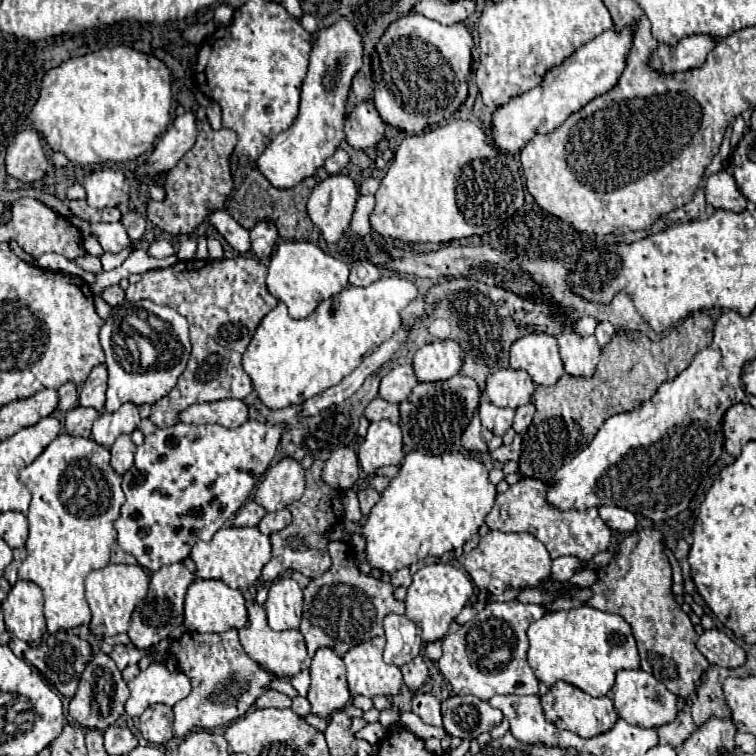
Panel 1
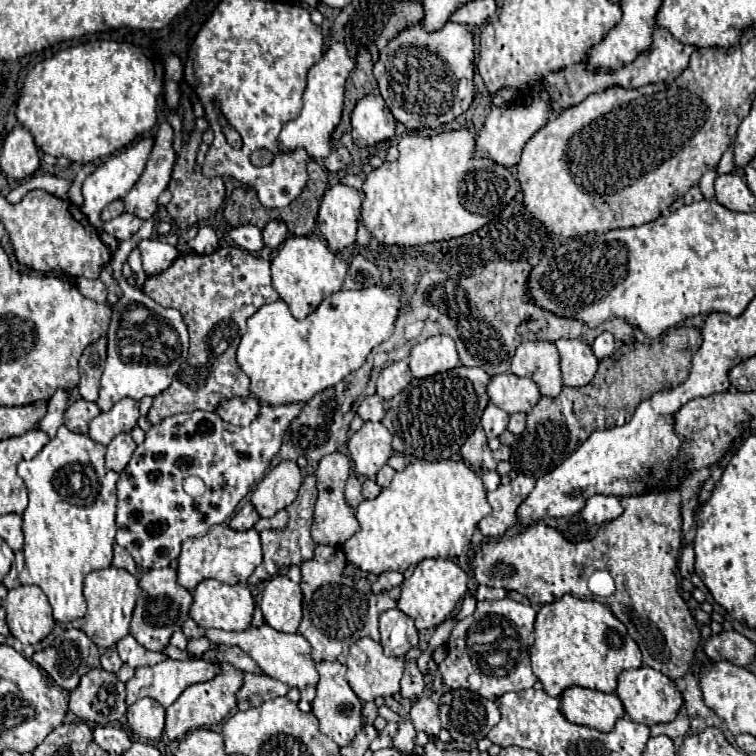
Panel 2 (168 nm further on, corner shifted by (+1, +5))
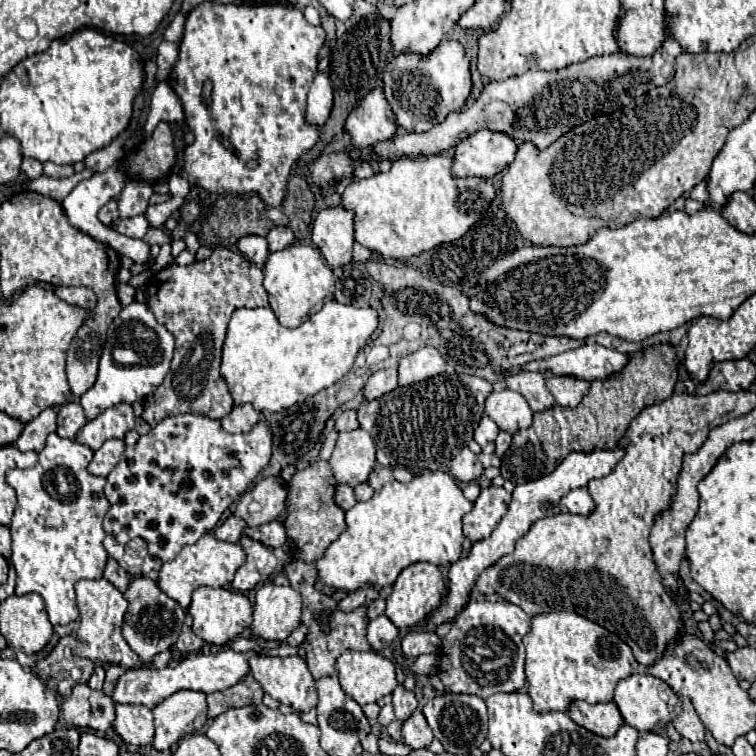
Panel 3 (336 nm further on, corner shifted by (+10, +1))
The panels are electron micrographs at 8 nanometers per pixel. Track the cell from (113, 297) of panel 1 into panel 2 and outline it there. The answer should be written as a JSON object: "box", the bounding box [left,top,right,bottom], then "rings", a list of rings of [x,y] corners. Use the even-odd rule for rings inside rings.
{"box":[77,277,107,303],"rings":[[[79,277],[77,279],[77,287],[79,287],[79,291],[85,297],[89,297],[89,299],[93,299],[97,303],[105,303],[107,287],[105,287],[105,283],[101,279],[85,279],[85,277]]]}

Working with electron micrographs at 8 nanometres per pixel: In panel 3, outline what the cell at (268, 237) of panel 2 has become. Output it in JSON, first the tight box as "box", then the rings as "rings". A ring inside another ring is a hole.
{"box":[266,227,296,251],"rings":[[[274,227],[274,229],[270,229],[266,239],[268,239],[270,251],[282,251],[284,247],[288,247],[296,241],[290,227]]]}

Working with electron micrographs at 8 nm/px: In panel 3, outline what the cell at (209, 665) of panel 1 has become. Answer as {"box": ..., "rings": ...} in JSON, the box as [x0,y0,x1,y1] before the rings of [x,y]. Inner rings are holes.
{"box":[154,691,206,749],"rings":[[[178,691],[154,709],[154,749],[172,749],[184,735],[192,735],[206,723],[206,695],[198,691]]]}

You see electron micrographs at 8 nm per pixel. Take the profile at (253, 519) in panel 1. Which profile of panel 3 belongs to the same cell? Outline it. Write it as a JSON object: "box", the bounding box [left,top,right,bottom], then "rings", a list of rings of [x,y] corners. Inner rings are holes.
{"box":[214,515,246,543],"rings":[[[230,515],[216,531],[214,531],[214,537],[220,539],[220,541],[228,541],[228,543],[238,543],[238,539],[242,537],[242,531],[246,527],[246,521],[244,519],[238,519],[234,515]]]}

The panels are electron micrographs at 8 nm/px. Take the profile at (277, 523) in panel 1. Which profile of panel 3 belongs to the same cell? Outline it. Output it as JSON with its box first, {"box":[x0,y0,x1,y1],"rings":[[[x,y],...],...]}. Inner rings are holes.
{"box":[244,521,286,549],"rings":[[[272,521],[272,523],[260,525],[260,527],[246,527],[244,535],[248,535],[250,539],[256,539],[262,545],[272,547],[272,549],[282,547],[286,543],[286,531],[280,521]]]}

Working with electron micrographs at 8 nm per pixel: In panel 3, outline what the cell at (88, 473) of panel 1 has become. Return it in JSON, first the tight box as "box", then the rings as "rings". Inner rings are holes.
{"box":[6,433,110,625],"rings":[[[50,433],[46,439],[46,447],[38,453],[38,463],[32,469],[12,469],[6,473],[6,483],[16,491],[18,505],[14,509],[14,517],[10,523],[12,531],[12,565],[16,569],[16,595],[38,593],[44,603],[52,625],[68,625],[78,619],[74,585],[80,579],[102,579],[106,567],[106,549],[102,545],[104,529],[102,519],[110,507],[104,495],[104,477],[96,477],[88,473],[88,463],[92,461],[92,449],[80,445],[74,439],[58,437]]]}

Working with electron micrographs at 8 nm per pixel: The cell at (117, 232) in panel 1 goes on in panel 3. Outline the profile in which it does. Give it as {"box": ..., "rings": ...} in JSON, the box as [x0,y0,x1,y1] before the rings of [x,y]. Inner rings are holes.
{"box":[114,215,150,239],"rings":[[[136,215],[130,219],[118,219],[114,221],[114,229],[126,237],[134,237],[134,239],[142,239],[146,235],[146,231],[150,229],[150,223],[146,219],[146,215]]]}

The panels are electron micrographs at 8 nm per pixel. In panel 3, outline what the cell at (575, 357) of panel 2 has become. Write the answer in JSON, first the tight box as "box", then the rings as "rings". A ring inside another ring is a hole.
{"box":[546,375,590,407],"rings":[[[546,375],[546,387],[554,395],[556,403],[562,407],[576,407],[582,397],[588,393],[590,383],[576,379],[576,377],[556,377],[556,375]]]}

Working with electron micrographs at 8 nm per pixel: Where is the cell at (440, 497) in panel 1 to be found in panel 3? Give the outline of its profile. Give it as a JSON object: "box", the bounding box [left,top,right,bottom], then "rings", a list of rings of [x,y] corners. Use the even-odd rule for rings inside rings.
{"box":[316,471,472,593],"rings":[[[430,471],[424,475],[416,475],[410,483],[390,481],[378,491],[370,501],[356,503],[346,511],[346,529],[340,537],[326,549],[324,557],[316,561],[318,581],[338,591],[352,593],[360,587],[374,587],[380,591],[396,581],[400,571],[412,563],[426,561],[434,565],[452,565],[462,555],[462,517],[472,509],[472,503],[462,495],[454,477],[444,471]]]}

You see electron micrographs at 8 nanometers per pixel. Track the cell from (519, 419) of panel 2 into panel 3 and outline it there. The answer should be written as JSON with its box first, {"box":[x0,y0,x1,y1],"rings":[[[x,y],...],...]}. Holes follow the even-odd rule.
{"box":[494,431,512,457],"rings":[[[500,431],[500,435],[498,435],[498,439],[494,441],[494,445],[496,445],[496,455],[498,457],[502,457],[504,455],[504,451],[510,447],[510,441],[512,441],[512,435],[510,433],[506,433],[506,431]]]}

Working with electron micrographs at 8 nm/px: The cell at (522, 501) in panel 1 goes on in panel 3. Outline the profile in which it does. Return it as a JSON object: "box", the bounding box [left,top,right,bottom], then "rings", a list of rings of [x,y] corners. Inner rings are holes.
{"box":[464,487,510,543],"rings":[[[486,487],[476,499],[472,511],[464,515],[464,535],[476,543],[480,539],[490,537],[494,527],[500,523],[504,513],[508,511],[510,493],[504,487]]]}

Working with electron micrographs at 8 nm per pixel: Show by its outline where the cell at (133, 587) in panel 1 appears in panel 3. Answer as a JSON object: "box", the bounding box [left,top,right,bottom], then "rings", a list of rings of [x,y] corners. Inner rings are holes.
{"box":[76,579,142,669],"rings":[[[98,579],[98,581],[78,581],[76,597],[78,597],[78,609],[80,609],[76,655],[92,659],[102,665],[122,665],[126,669],[142,667],[142,661],[138,659],[138,655],[128,647],[128,643],[122,637],[122,621],[124,621],[124,613],[128,607],[124,595],[106,579]]]}

